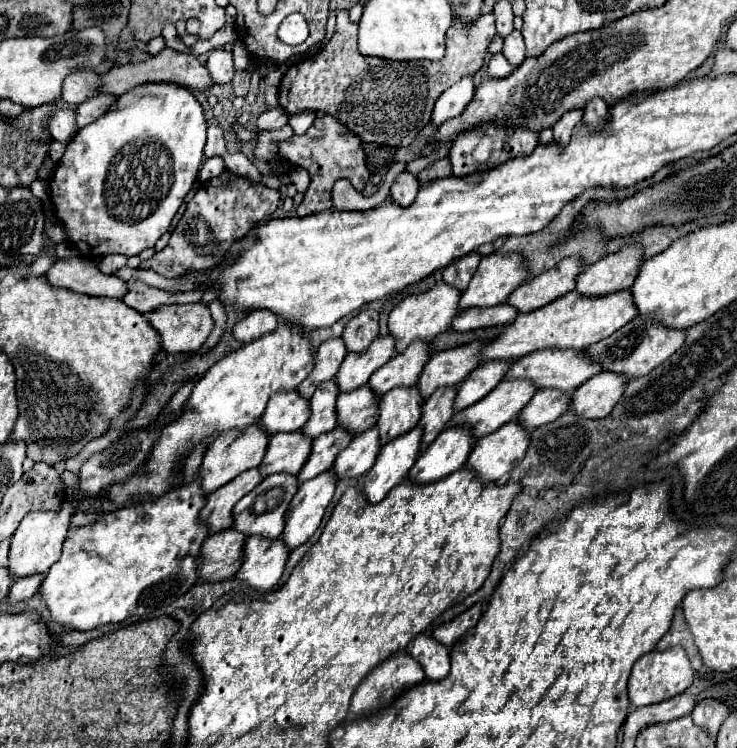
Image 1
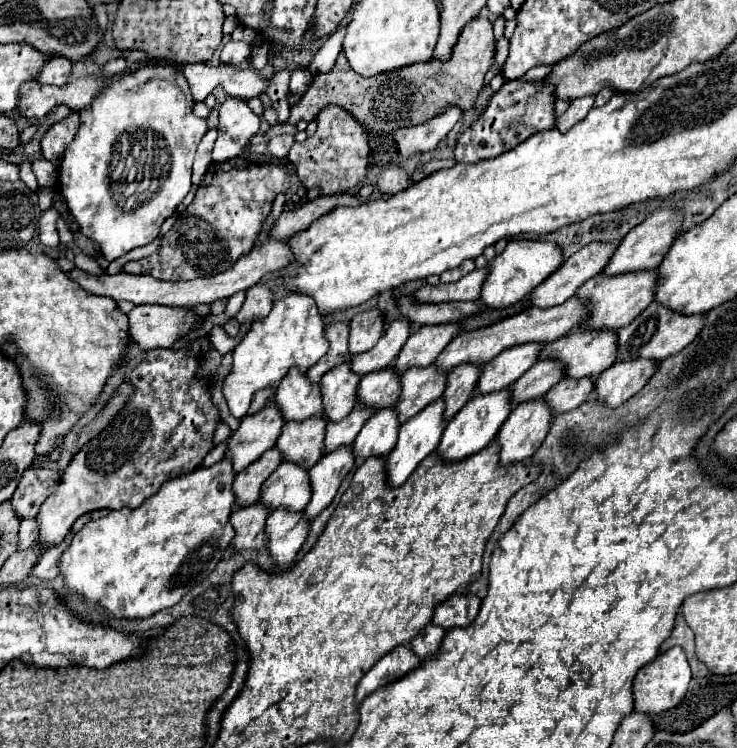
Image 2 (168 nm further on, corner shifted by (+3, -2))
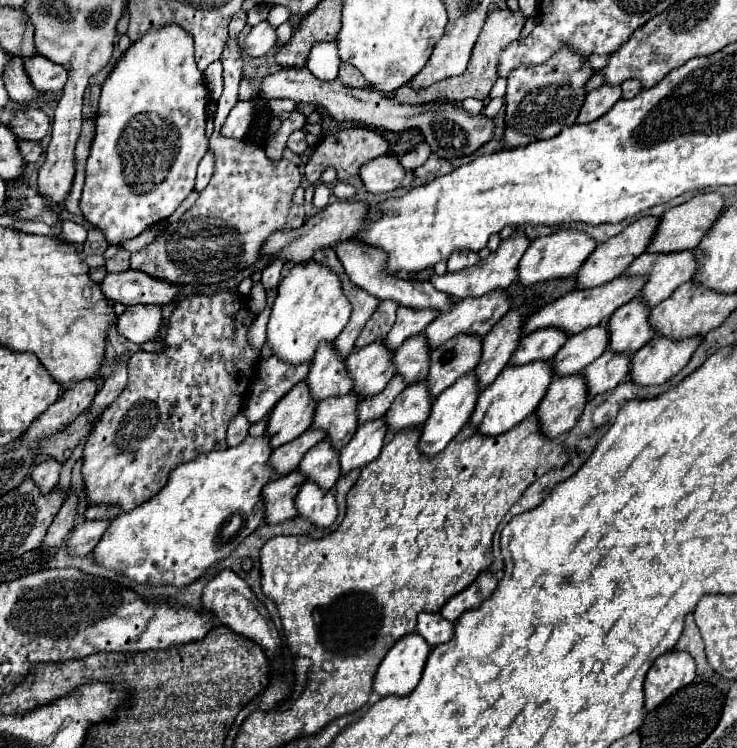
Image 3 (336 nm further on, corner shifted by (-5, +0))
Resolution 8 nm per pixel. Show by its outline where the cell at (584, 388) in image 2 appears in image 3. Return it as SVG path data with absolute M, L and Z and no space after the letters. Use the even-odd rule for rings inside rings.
M606 351L584 367L580 375L584 377L588 393L594 397L622 383L626 379L626 363L630 363L630 355L610 355L610 351Z

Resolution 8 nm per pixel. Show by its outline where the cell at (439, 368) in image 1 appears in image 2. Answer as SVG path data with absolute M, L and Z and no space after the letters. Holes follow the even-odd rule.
M570 297L568 301L564 301L558 307L546 307L546 309L538 309L538 307L528 307L518 315L506 317L494 325L476 329L476 331L466 331L460 333L436 359L436 365L444 371L450 371L452 367L468 361L468 363L478 363L478 365L486 365L488 361L492 361L500 351L510 349L514 345L522 345L522 343L530 343L530 341L538 341L538 343L550 343L556 341L558 337L566 335L568 331L574 329L574 325L578 325L578 321L582 321L582 301L574 301L574 297Z

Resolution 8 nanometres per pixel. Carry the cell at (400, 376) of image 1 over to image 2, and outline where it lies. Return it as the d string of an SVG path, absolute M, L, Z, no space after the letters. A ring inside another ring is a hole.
M422 325L418 331L414 331L406 345L402 347L396 369L398 373L408 371L410 367L426 367L436 361L438 353L460 333L458 325Z

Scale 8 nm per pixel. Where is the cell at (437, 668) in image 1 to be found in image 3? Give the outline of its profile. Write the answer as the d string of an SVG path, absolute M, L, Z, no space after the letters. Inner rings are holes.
M420 613L416 633L426 639L430 647L446 643L454 633L454 623L446 621L440 613Z

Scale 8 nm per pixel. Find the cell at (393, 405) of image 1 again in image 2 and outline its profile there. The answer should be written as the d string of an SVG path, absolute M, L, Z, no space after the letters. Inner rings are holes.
M434 363L426 369L408 369L402 375L402 393L396 403L400 423L406 423L428 403L442 397L442 381L446 381L446 373L438 373Z

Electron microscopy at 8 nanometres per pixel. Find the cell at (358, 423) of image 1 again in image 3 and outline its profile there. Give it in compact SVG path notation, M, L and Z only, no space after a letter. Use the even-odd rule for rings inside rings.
M422 335L414 339L406 339L398 351L394 351L392 365L396 367L396 375L404 379L406 385L420 383L426 379L426 367L428 367L428 355L430 349L426 349L426 339Z

